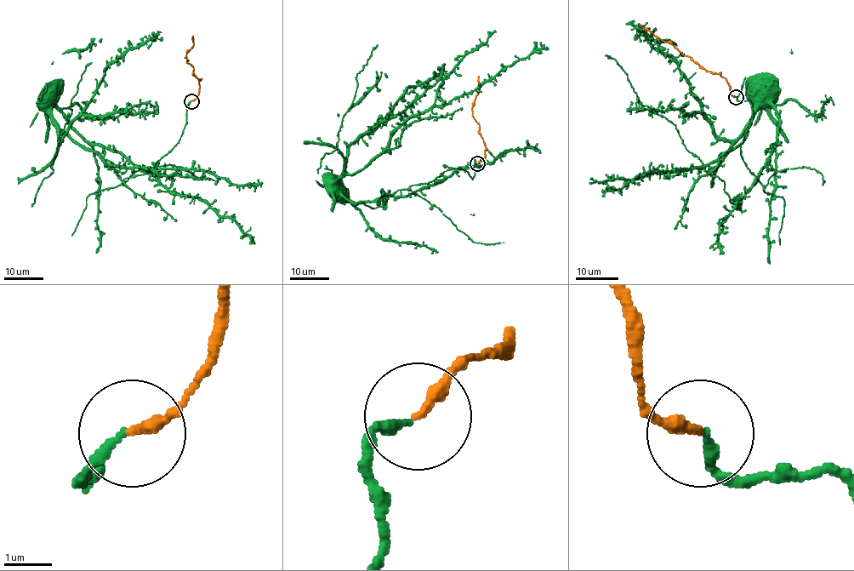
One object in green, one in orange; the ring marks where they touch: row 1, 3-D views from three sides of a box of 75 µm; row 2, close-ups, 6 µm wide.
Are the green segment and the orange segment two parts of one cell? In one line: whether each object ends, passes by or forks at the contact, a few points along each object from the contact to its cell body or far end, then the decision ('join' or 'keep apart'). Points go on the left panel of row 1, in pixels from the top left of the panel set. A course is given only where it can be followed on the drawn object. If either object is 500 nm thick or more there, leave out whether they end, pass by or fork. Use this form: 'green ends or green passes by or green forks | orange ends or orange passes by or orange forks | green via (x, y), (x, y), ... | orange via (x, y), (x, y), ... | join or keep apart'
green ends | orange ends | green via (190, 101), (167, 153), (104, 189), (93, 148), (53, 107), (51, 116), (111, 165), (257, 179) | orange via (191, 101), (196, 97), (200, 79), (194, 74), (194, 68), (187, 63), (186, 54), (194, 44), (193, 36) | join

